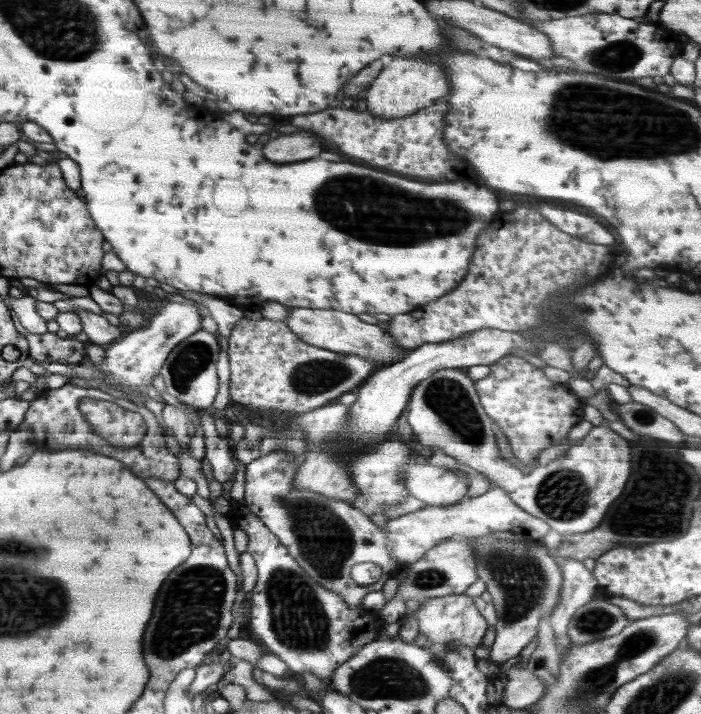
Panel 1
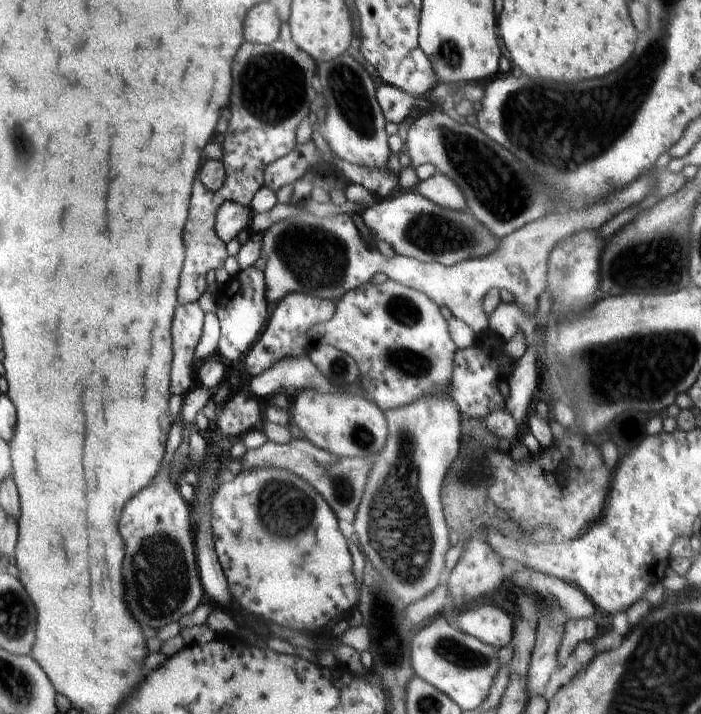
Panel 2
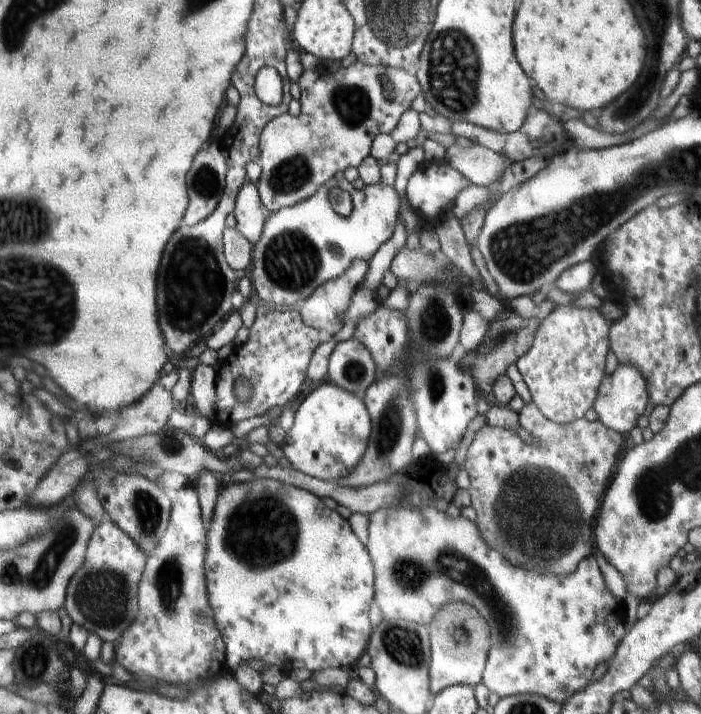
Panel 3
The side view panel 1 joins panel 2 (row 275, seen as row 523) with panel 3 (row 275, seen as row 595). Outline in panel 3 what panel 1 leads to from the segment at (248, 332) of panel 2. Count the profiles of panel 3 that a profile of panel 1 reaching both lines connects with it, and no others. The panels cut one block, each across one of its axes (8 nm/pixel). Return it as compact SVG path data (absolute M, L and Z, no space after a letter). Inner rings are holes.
M333 177L309 199L288 208L281 208L278 212L271 212L270 218L266 220L260 242L253 245L252 272L250 272L253 298L272 309L288 308L288 306L294 306L298 300L308 299L322 284L340 279L358 260L369 262L381 247L393 238L400 206L402 206L402 200L394 186L373 183L360 190L345 178ZM331 188L341 188L350 194L354 202L351 213L339 214L332 208L328 198Z

